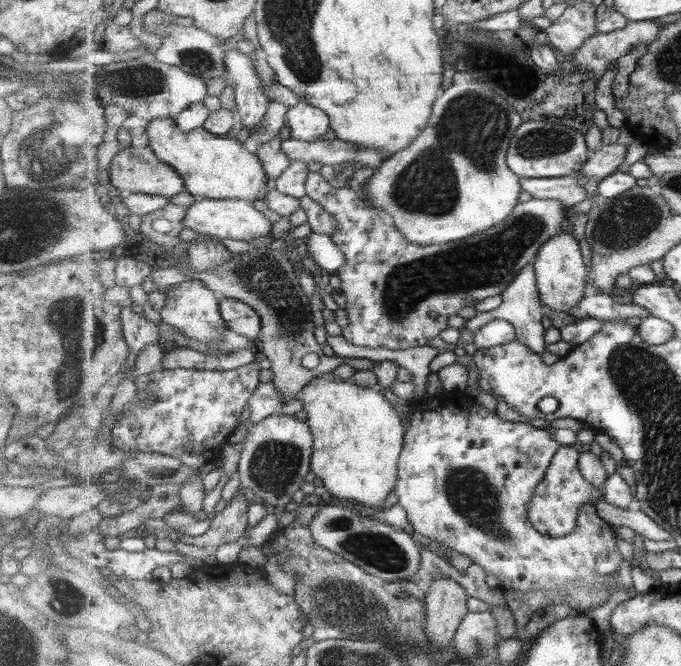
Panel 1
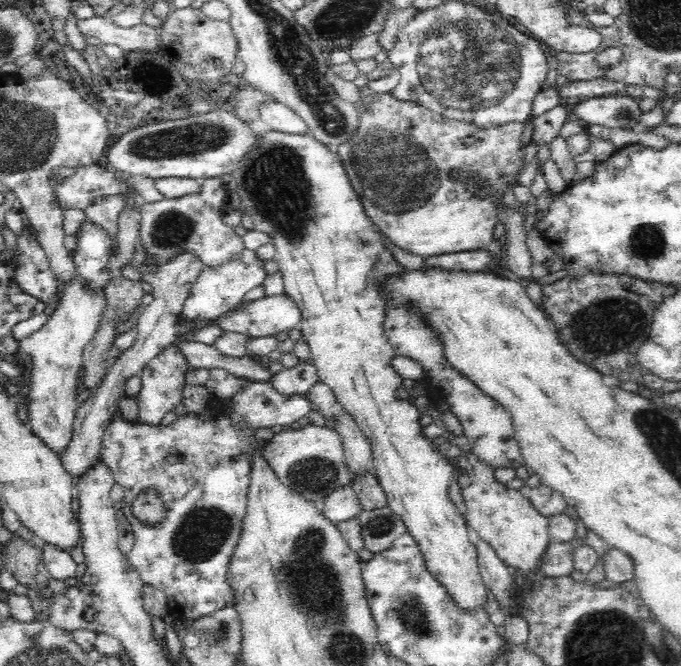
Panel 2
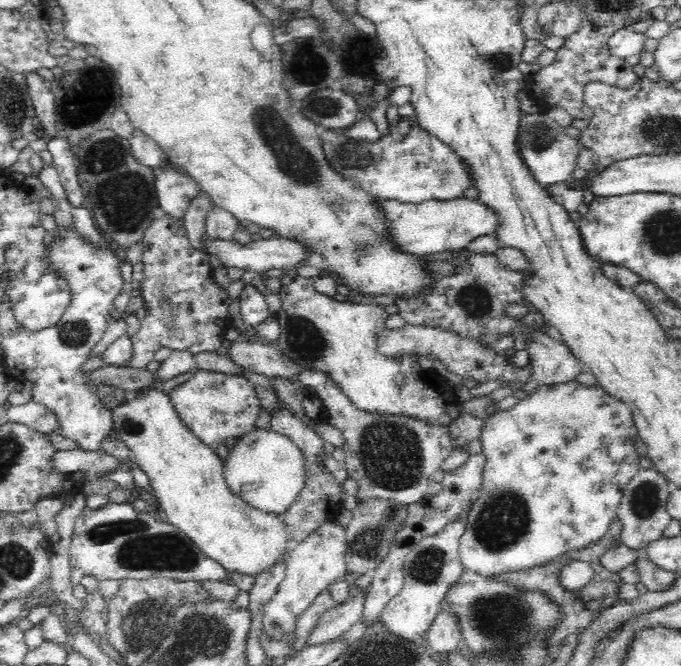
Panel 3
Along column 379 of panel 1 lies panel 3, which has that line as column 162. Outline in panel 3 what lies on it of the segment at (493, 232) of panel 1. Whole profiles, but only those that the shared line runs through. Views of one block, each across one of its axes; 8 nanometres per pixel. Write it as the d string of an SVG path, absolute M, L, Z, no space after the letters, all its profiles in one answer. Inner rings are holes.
M164 214L162 218L153 219L140 242L143 248L144 278L141 284L136 285L141 291L146 314L141 321L139 330L131 337L133 348L130 358L122 364L122 367L130 369L146 370L146 366L152 362L154 352L160 348L188 351L198 353L214 352L220 348L225 339L224 330L230 326L228 306L231 301L225 288L213 281L213 269L210 266L209 253L202 253L192 247L185 230L185 222Z

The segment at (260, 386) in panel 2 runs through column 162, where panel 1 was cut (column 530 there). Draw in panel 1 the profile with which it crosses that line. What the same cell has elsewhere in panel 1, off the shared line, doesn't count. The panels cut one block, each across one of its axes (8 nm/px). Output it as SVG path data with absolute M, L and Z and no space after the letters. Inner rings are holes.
M444 390L442 394L436 397L428 397L418 401L417 399L407 398L404 400L404 407L400 410L402 418L408 418L406 422L405 442L404 449L400 456L400 474L398 474L398 481L396 484L396 490L394 490L398 497L399 505L406 508L408 512L408 519L412 523L412 528L415 535L430 545L435 542L440 542L445 546L448 546L450 550L455 550L459 554L465 554L470 560L478 564L484 569L486 574L493 574L500 581L500 589L512 588L513 590L522 590L522 592L533 592L534 590L540 590L540 588L548 588L552 592L558 592L560 585L566 583L580 582L584 586L594 586L594 584L600 584L602 576L612 576L612 579L608 582L608 588L610 588L610 594L615 594L619 590L623 590L623 584L619 581L619 566L625 562L623 554L619 552L617 548L617 542L619 538L615 533L615 527L608 522L605 522L604 518L598 515L596 507L589 503L583 504L581 510L579 510L579 516L577 516L577 528L575 532L569 534L569 536L548 536L537 530L537 527L532 523L528 514L530 508L530 502L541 481L544 480L548 474L548 468L552 465L552 460L556 456L556 452L560 449L561 443L554 440L553 431L550 429L541 430L531 426L531 424L525 422L512 422L503 420L499 414L494 411L485 408L481 402L478 402L472 396L468 390Z

